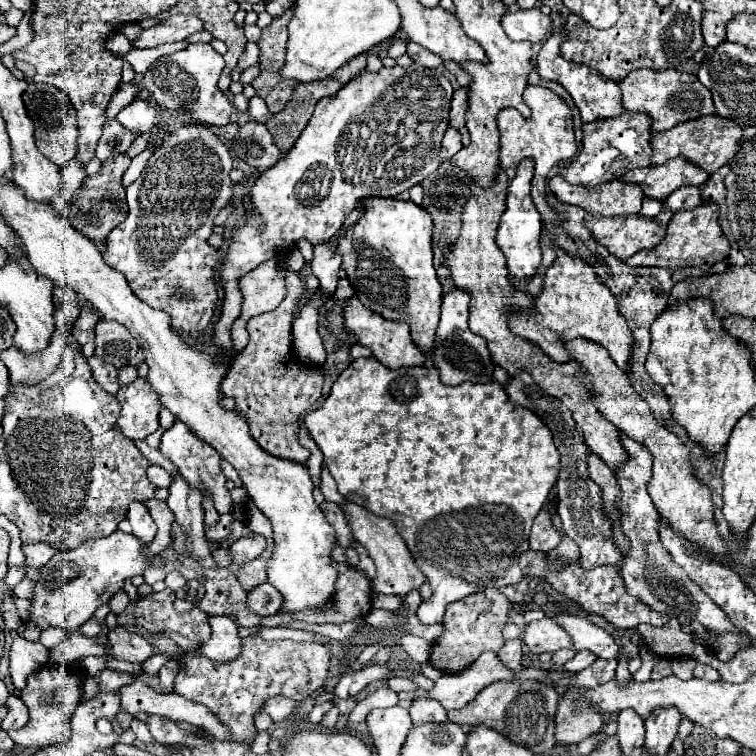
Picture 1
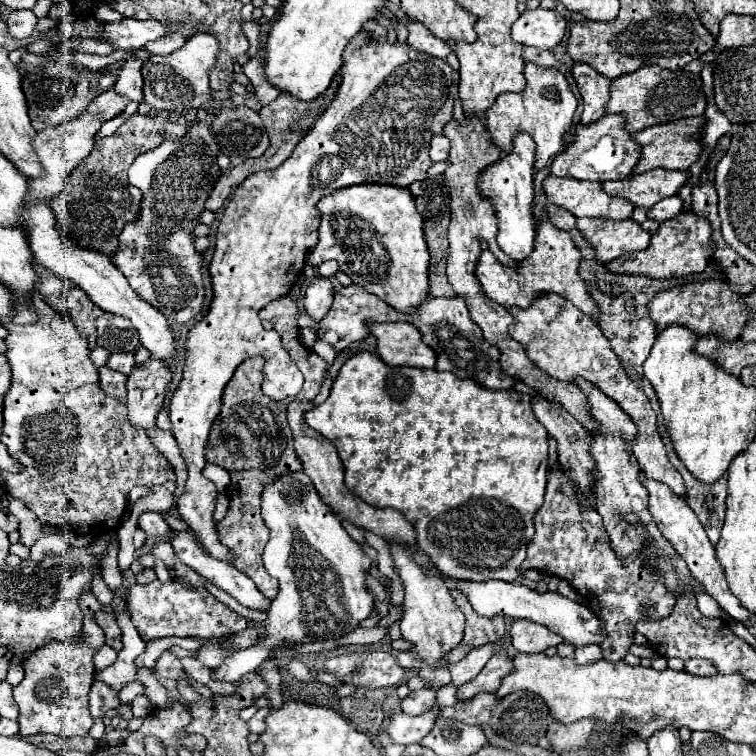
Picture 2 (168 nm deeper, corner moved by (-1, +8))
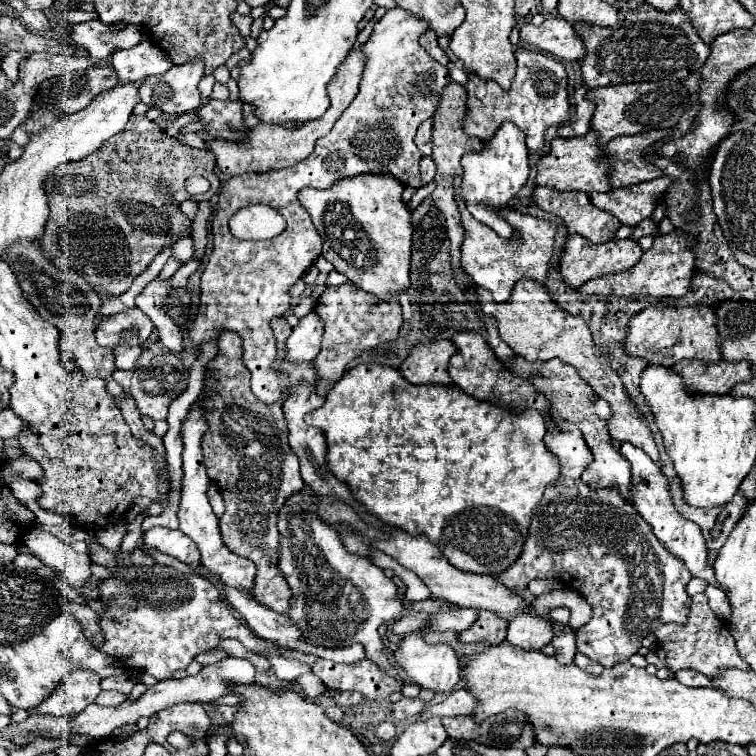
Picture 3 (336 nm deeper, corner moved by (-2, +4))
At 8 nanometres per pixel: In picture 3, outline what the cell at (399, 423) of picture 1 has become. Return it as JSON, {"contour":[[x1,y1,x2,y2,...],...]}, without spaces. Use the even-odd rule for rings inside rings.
{"contour":[[365,363,357,365,351,371,347,371,341,381,333,385,333,389,327,393,323,407,307,415,307,423,321,429,327,439,327,469,331,475,335,475,339,481,343,481,357,503,365,507,365,511,373,517,377,517,381,523,393,529,401,529,409,535,425,535,433,545,437,545,451,565,459,567,461,571,469,573,481,573,481,575,499,575,505,571,511,563,517,561,521,547,529,535,529,523,531,523,531,511,539,505,543,491,547,485,555,483,559,477,559,461,543,443,545,435,545,421,535,409,527,409,523,415,515,415,509,409,495,407,491,403,483,403,473,399,471,395,463,393,459,387,443,387,443,385,411,385,407,379,403,379,399,369,383,367,379,363]]}

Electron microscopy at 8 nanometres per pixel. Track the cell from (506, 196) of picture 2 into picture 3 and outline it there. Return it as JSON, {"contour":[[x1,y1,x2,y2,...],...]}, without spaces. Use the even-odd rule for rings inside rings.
{"contour":[[503,123,499,131,485,143,481,151,465,153,461,159,463,165,463,183,461,183,461,197,467,203,467,209,475,219,489,225,497,235,509,237,511,227,497,215,497,209,507,205,509,199,525,185,529,177,529,165,527,165,527,147,525,147,525,135,515,127,513,123]]}

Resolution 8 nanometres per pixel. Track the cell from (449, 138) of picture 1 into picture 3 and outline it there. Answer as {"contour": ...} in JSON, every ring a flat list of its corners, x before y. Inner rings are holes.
{"contour":[[423,157,421,159,421,185,427,185,427,183,431,183,433,181,433,177,435,177,435,161,433,159,429,159,429,157]]}

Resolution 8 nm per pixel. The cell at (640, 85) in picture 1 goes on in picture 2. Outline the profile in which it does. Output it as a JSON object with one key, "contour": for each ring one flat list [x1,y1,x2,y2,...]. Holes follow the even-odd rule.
{"contour":[[646,65,634,73,626,73,618,79,612,79,606,113,624,113,626,129,630,133,636,133,658,123,670,123,682,117,704,115,706,105,708,105,708,99,706,99,700,75,694,75,682,69,668,71,656,65]]}

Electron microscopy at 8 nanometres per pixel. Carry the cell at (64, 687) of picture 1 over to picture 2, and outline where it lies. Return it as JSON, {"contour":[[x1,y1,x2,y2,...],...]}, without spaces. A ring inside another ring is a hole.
{"contour":[[84,593,80,605,86,605,86,617,82,627,82,639,74,643,50,641,48,645,34,651,24,661,26,677,20,685,14,687,14,699,20,707,20,735,38,735,38,733,52,733,60,737,76,737,88,735,92,727,92,715,88,711,88,693,94,681,94,651,106,643,102,629,94,623,94,613,102,609,92,593]]}

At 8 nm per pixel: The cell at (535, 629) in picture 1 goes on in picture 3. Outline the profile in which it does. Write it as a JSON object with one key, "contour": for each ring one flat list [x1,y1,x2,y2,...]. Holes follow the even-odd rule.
{"contour":[[517,615,509,621,507,627,507,641,525,651,545,647,551,643,551,637,553,631,549,619,537,615]]}

